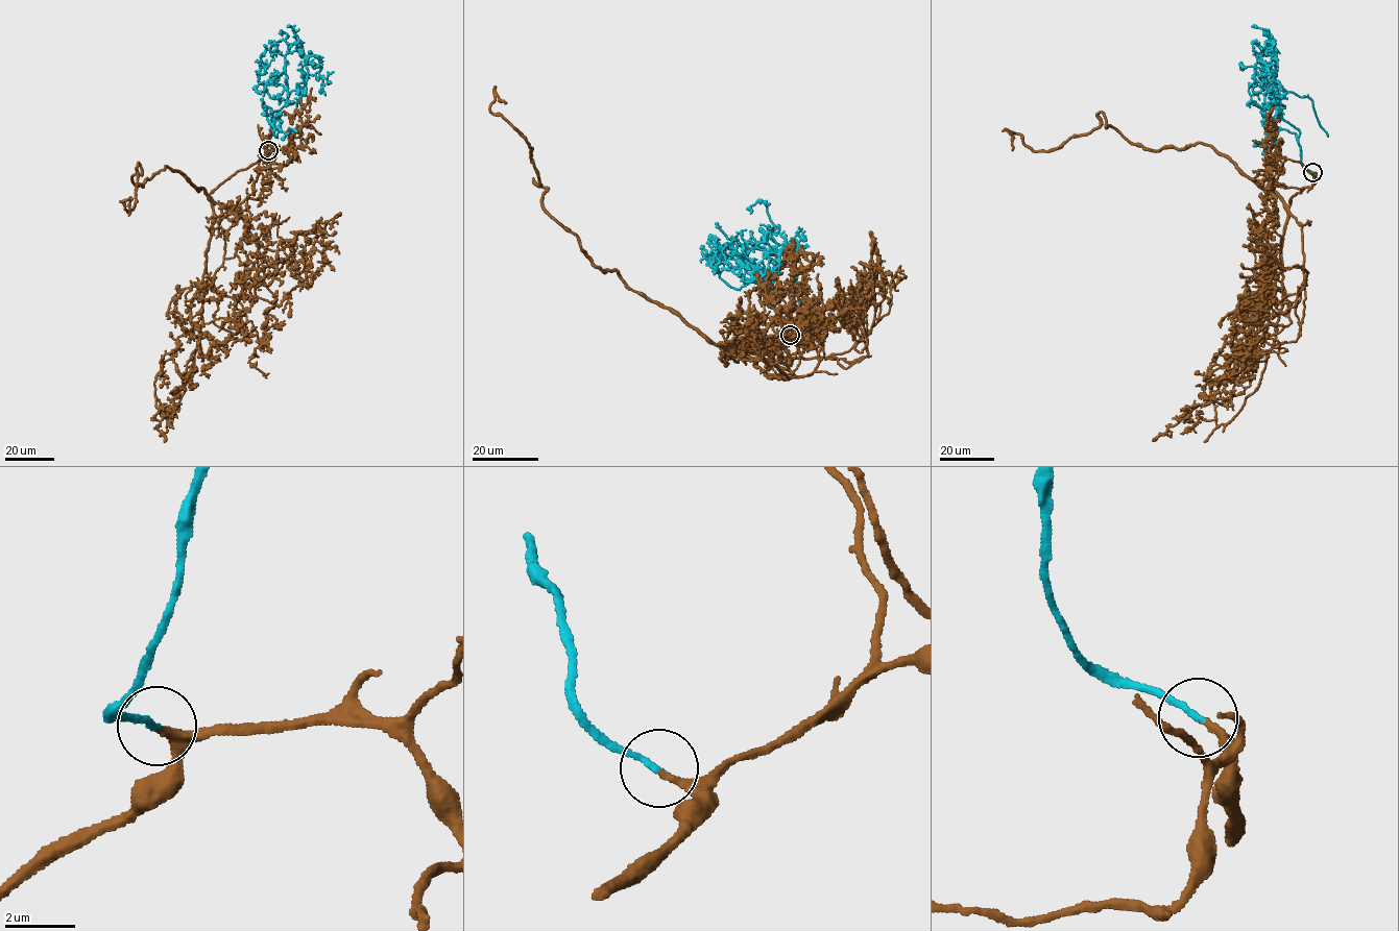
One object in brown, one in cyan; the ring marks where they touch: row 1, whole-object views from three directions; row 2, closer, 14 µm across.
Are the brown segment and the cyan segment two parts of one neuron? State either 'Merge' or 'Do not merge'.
Merge

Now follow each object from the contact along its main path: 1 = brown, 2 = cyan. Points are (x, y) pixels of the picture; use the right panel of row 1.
1: (1312, 172), (1288, 205), (1203, 143), (1149, 150), (1102, 113), (1098, 127), (1046, 151), (1009, 131), (1012, 150)
2: (1312, 172), (1302, 165), (1299, 131), (1282, 118), (1274, 58), (1268, 74), (1287, 91), (1312, 101), (1327, 137)

